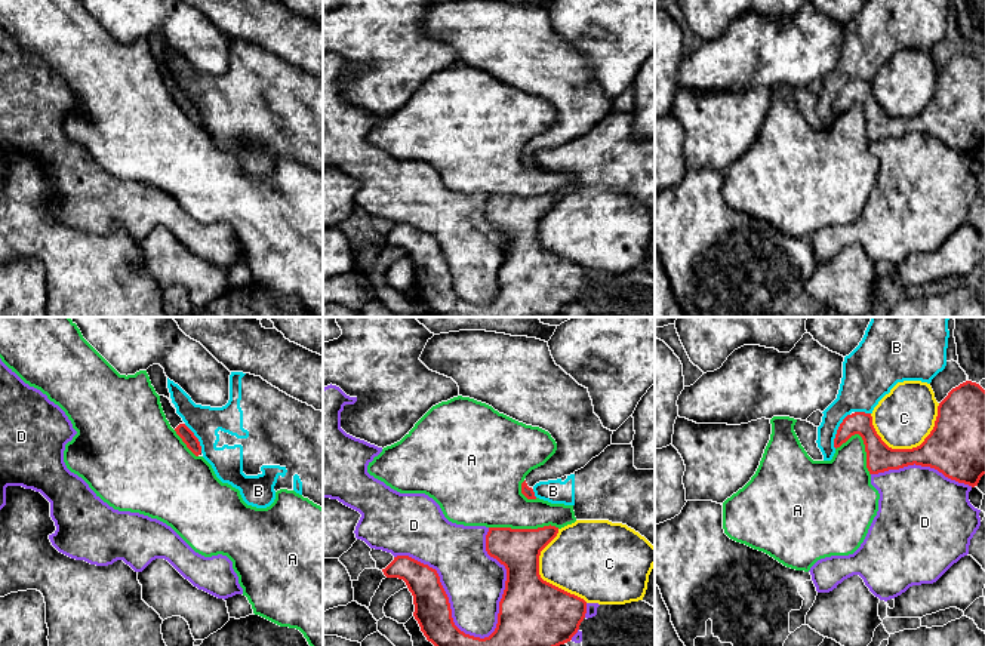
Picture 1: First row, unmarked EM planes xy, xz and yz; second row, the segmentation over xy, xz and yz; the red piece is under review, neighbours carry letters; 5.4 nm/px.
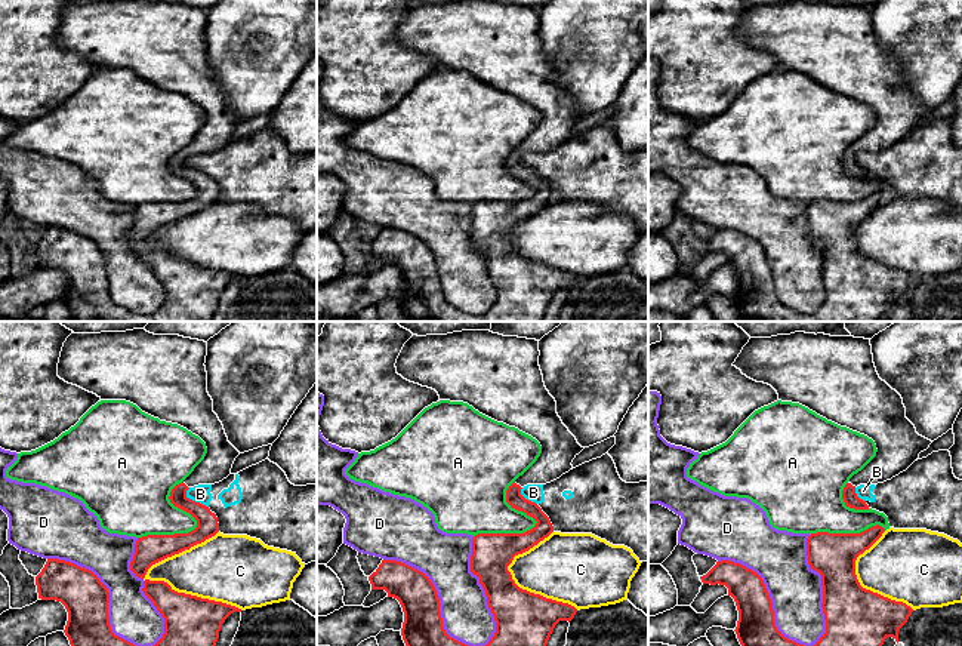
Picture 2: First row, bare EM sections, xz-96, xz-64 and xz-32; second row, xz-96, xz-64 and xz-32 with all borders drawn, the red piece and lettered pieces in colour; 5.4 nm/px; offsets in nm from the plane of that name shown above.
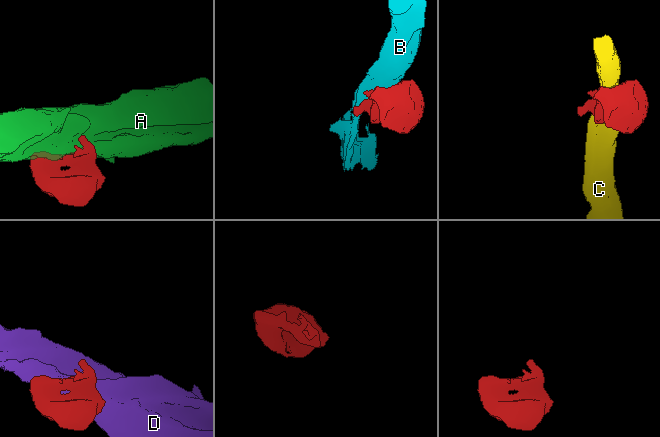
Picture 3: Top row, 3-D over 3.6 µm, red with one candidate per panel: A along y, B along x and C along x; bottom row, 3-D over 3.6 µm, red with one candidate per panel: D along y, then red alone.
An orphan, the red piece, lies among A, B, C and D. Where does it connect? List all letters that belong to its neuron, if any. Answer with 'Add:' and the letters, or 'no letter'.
Add: no letter

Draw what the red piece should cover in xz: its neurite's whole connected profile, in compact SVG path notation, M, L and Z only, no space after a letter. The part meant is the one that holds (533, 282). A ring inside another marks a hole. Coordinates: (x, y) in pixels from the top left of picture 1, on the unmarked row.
M489 196L486 219L507 237L507 249L499 270L495 299L484 307L461 299L452 286L449 265L435 237L409 224L397 224L382 237L387 246L403 247L413 264L421 299L437 317L554 317L572 308L587 282L587 270L547 249L539 243L541 219L557 204L558 196L538 197Z

